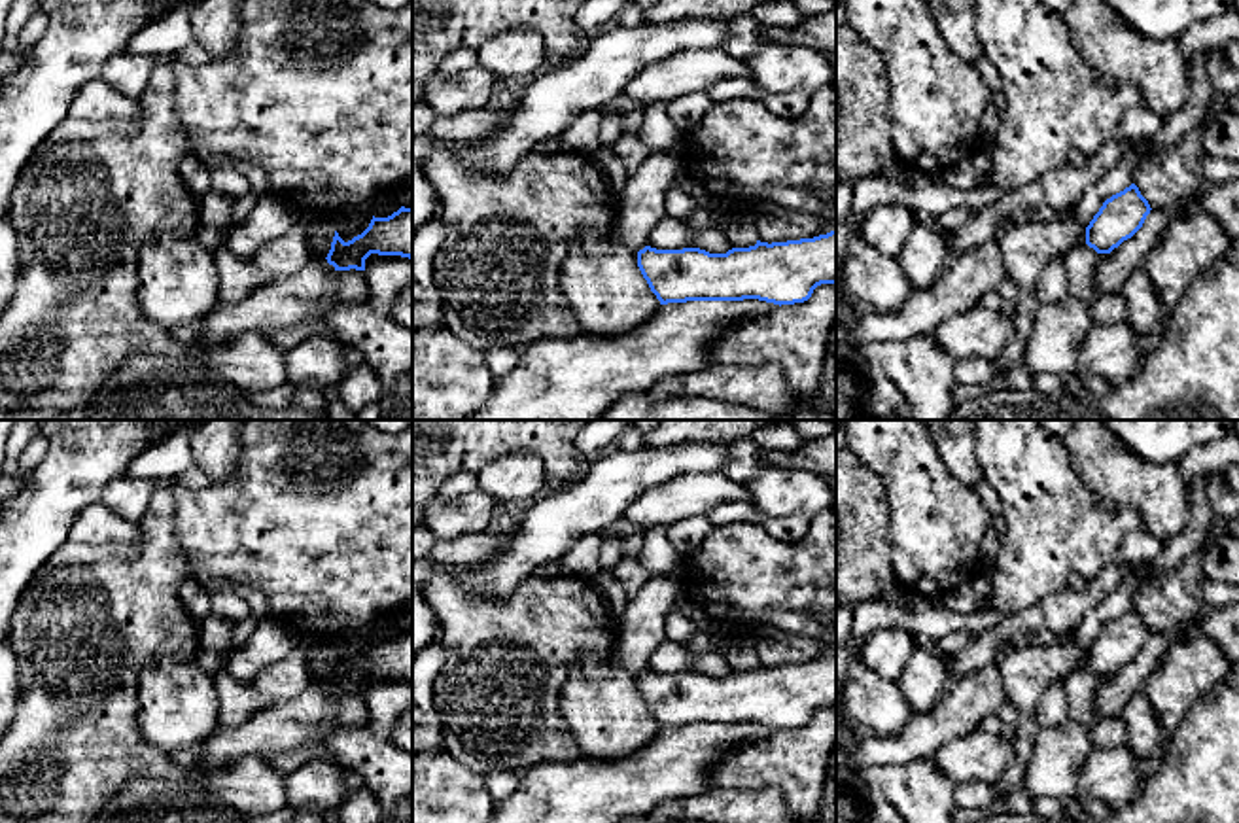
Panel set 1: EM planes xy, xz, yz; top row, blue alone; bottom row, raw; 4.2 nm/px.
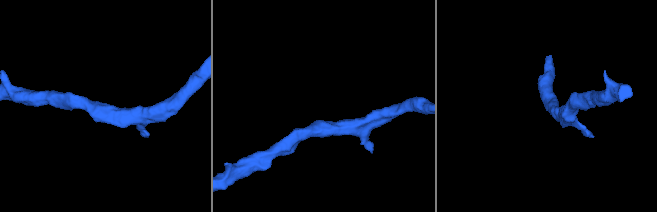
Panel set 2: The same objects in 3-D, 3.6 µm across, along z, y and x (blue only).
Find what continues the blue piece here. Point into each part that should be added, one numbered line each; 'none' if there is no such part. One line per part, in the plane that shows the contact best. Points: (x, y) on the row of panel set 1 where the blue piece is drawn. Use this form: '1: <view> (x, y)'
none

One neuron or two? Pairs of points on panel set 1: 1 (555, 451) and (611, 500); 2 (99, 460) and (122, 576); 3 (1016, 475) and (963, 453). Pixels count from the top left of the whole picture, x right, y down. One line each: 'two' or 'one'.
1: two
2: two
3: two

